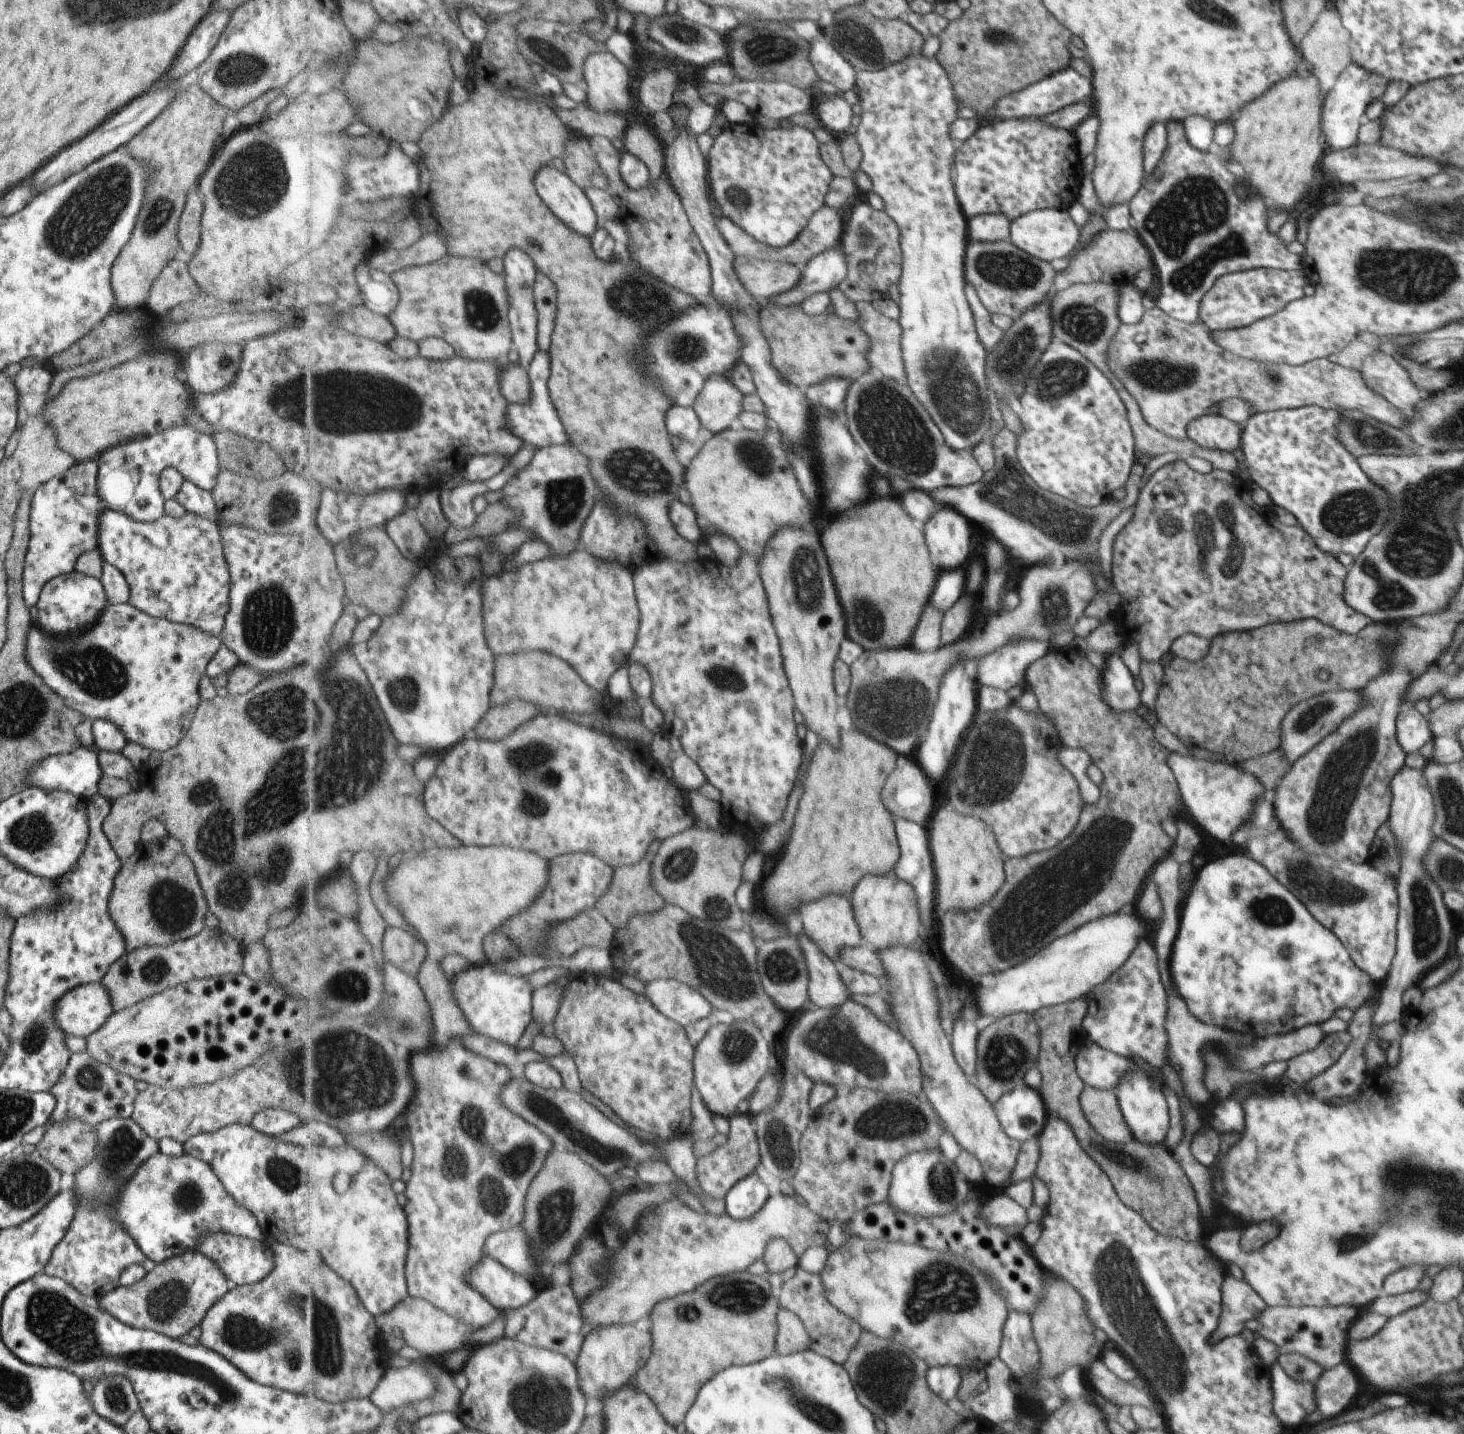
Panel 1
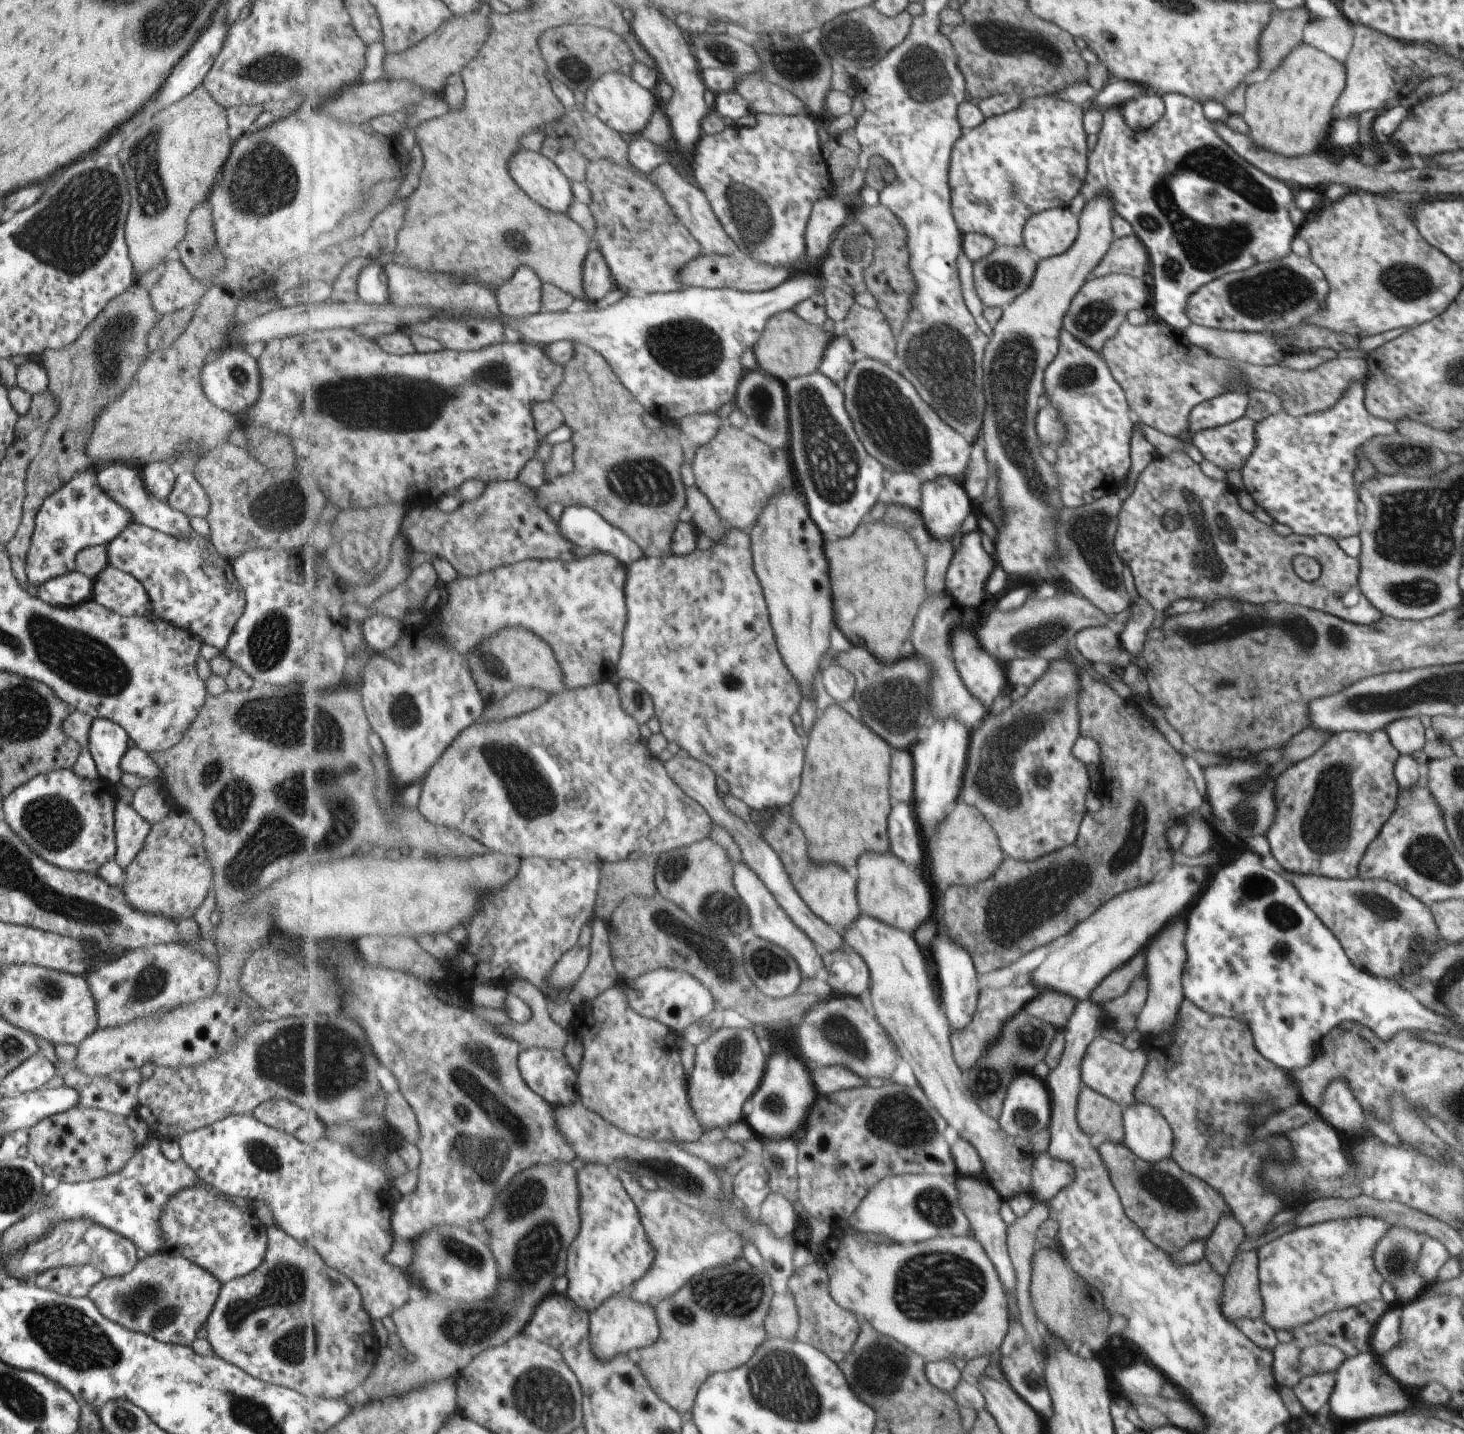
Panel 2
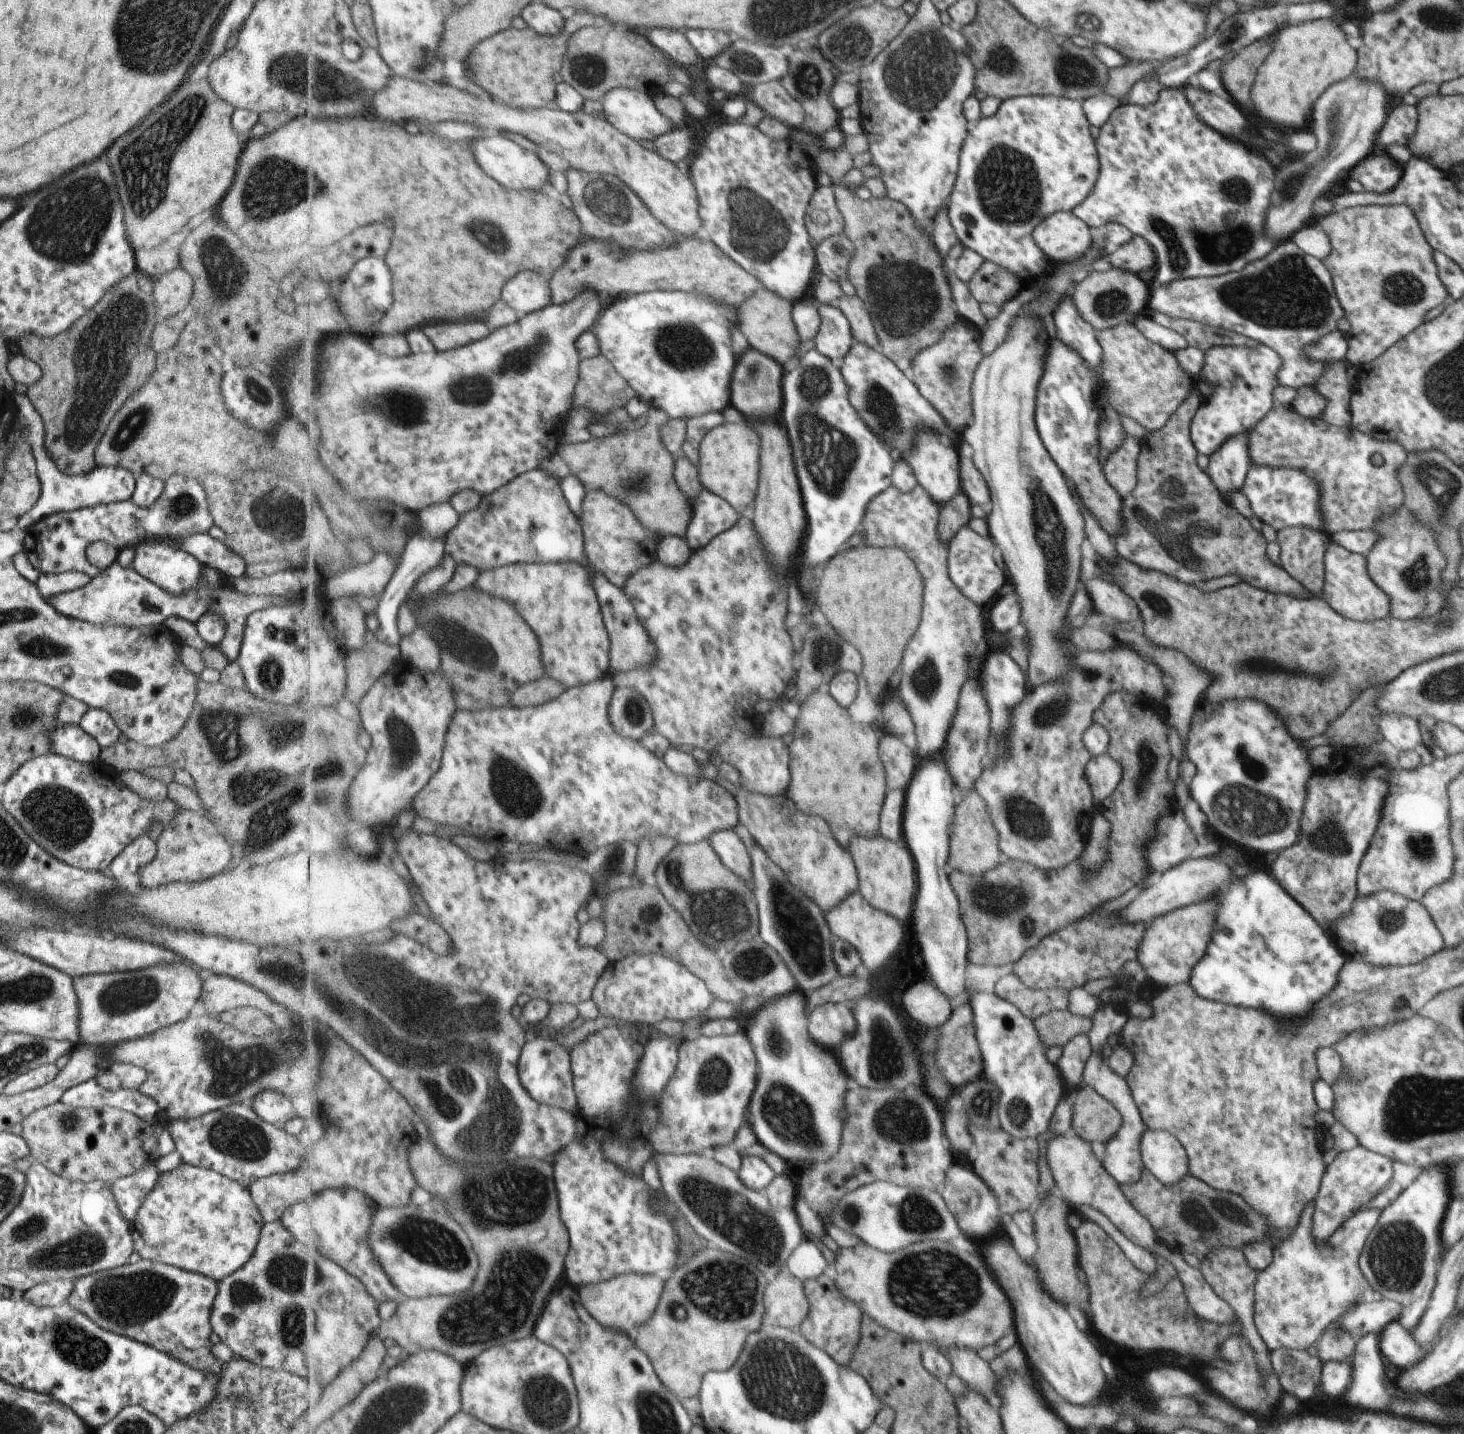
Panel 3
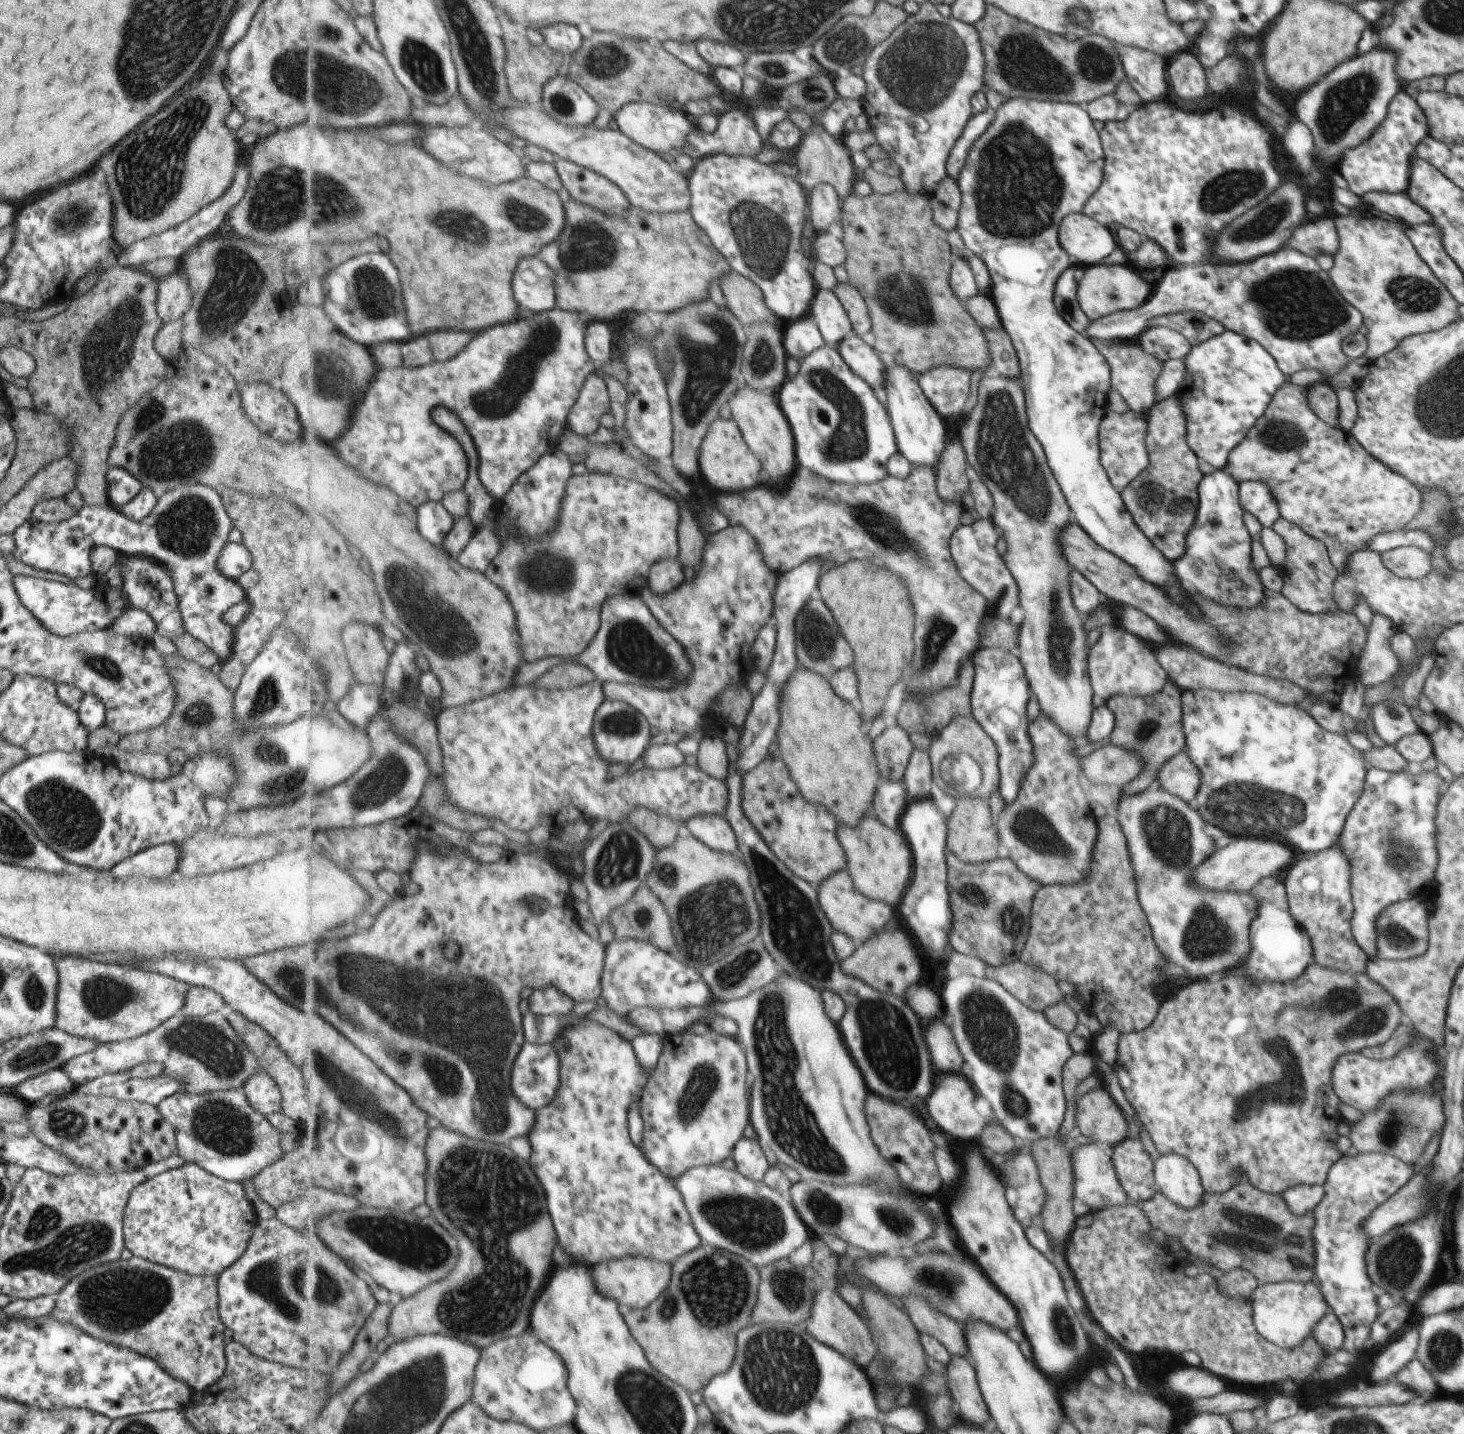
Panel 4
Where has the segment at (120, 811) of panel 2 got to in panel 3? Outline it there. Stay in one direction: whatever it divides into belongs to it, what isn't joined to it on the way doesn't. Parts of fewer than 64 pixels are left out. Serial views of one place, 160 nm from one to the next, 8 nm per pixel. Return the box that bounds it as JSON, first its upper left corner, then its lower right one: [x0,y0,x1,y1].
[109,835,156,887]

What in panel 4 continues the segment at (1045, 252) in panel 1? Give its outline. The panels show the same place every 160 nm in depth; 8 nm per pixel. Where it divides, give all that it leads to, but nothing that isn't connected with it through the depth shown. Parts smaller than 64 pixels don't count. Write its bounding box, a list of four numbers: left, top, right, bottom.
[1058,212,1115,265]

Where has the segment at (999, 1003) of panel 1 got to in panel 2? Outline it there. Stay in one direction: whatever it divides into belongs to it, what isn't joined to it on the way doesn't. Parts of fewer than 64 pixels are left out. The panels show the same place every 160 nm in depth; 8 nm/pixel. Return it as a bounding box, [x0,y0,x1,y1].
[1029,865,1205,1001]

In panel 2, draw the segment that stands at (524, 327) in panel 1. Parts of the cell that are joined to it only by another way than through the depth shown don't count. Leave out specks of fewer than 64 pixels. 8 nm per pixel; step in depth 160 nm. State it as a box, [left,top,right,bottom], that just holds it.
[497,267,544,317]

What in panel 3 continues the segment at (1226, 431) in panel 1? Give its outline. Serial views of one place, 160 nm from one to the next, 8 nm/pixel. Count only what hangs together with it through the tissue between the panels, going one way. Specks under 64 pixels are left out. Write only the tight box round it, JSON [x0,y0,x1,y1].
[1208,432,1251,502]

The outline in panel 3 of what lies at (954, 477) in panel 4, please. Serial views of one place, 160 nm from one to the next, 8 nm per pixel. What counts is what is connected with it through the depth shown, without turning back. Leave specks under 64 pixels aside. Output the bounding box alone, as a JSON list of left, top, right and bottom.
[940,491,989,543]

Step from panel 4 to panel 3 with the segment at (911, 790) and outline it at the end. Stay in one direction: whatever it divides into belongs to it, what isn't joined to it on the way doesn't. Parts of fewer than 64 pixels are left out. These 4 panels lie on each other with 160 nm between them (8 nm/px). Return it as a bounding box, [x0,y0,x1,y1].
[863,484,983,760]

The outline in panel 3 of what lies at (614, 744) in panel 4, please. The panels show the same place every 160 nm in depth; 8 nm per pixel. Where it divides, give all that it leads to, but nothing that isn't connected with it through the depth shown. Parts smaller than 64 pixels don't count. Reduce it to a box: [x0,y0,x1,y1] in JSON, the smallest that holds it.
[610,688,654,740]

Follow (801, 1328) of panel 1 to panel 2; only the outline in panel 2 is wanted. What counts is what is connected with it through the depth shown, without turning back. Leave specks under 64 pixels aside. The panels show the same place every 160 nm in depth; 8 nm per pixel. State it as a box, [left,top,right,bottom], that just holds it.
[766,1287,800,1339]

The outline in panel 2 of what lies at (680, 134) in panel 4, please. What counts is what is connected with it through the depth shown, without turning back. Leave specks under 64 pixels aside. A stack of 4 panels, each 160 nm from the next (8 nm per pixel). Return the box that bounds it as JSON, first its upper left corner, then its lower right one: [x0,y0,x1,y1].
[583,73,660,134]

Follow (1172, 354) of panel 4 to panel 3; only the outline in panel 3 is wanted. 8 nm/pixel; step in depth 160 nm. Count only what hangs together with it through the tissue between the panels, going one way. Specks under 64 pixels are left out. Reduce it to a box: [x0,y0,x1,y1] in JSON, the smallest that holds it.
[1131,315,1188,353]

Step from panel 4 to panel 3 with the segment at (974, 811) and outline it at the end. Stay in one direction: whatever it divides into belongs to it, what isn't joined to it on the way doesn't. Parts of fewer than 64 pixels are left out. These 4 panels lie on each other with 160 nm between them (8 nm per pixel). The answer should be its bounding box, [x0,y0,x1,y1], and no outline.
[948,791,999,875]

